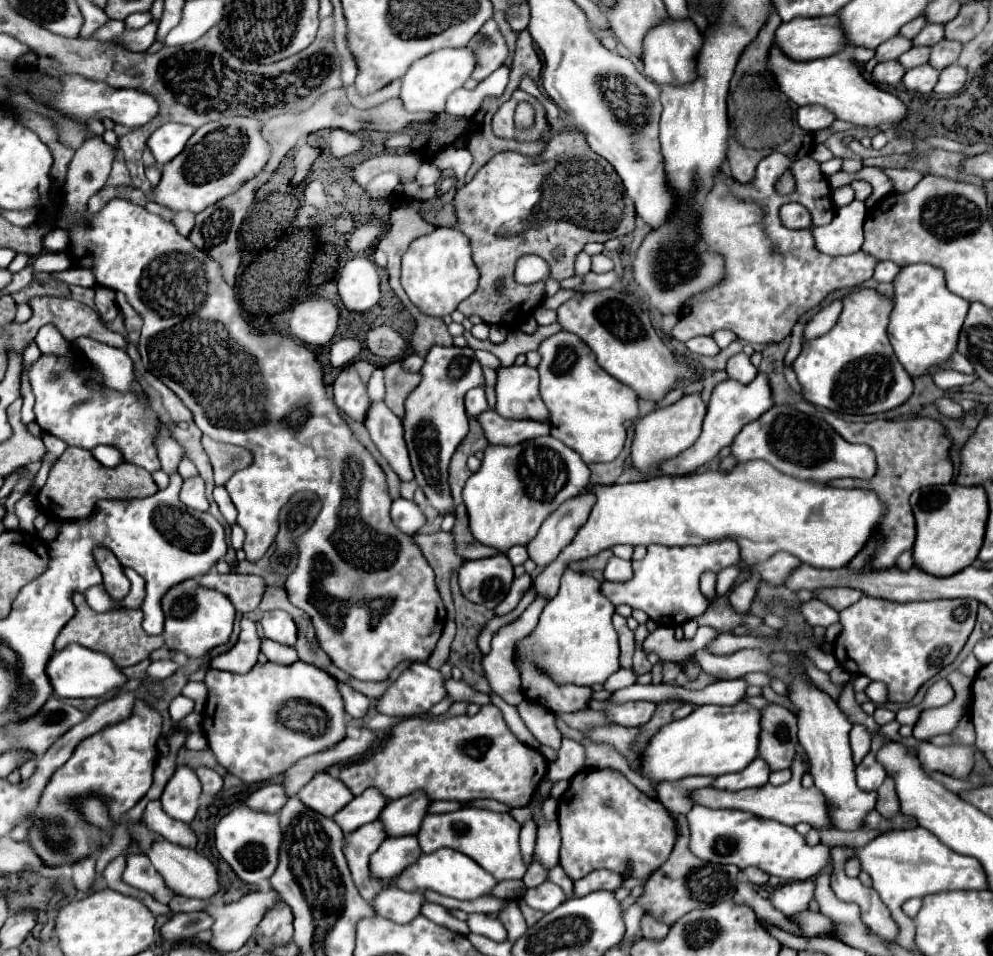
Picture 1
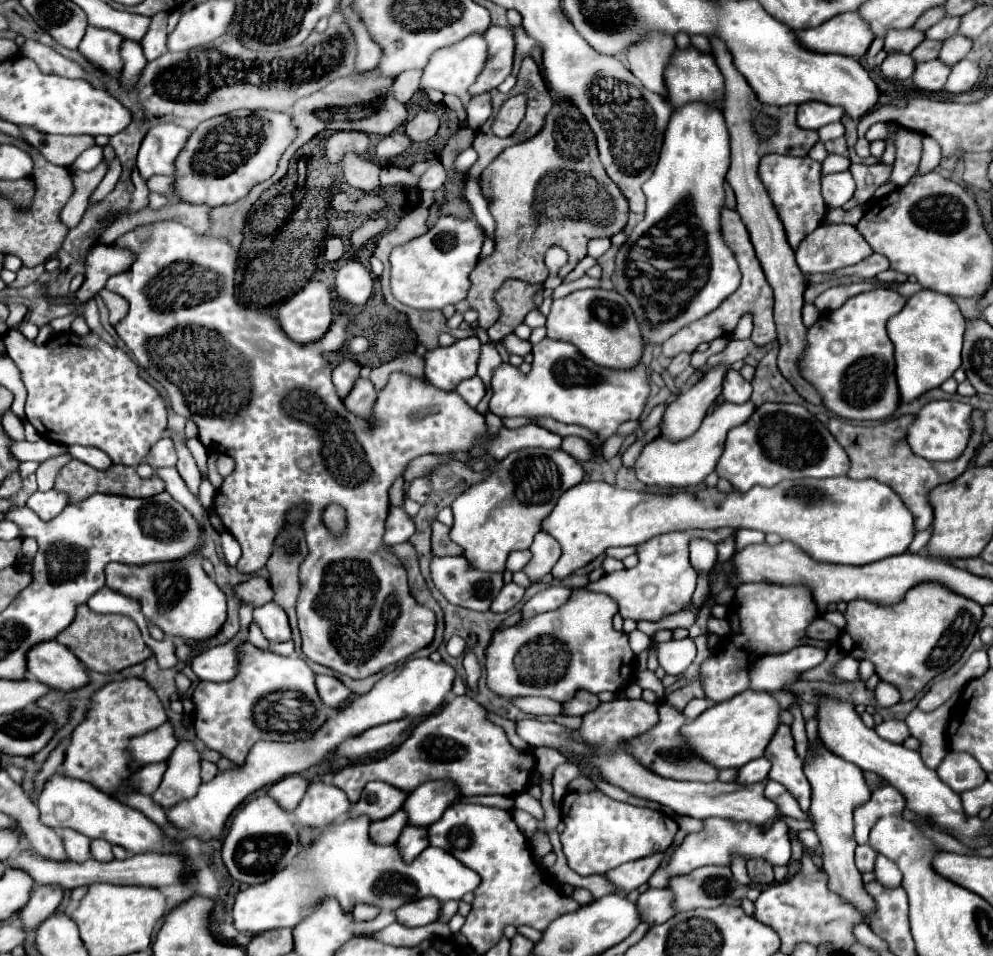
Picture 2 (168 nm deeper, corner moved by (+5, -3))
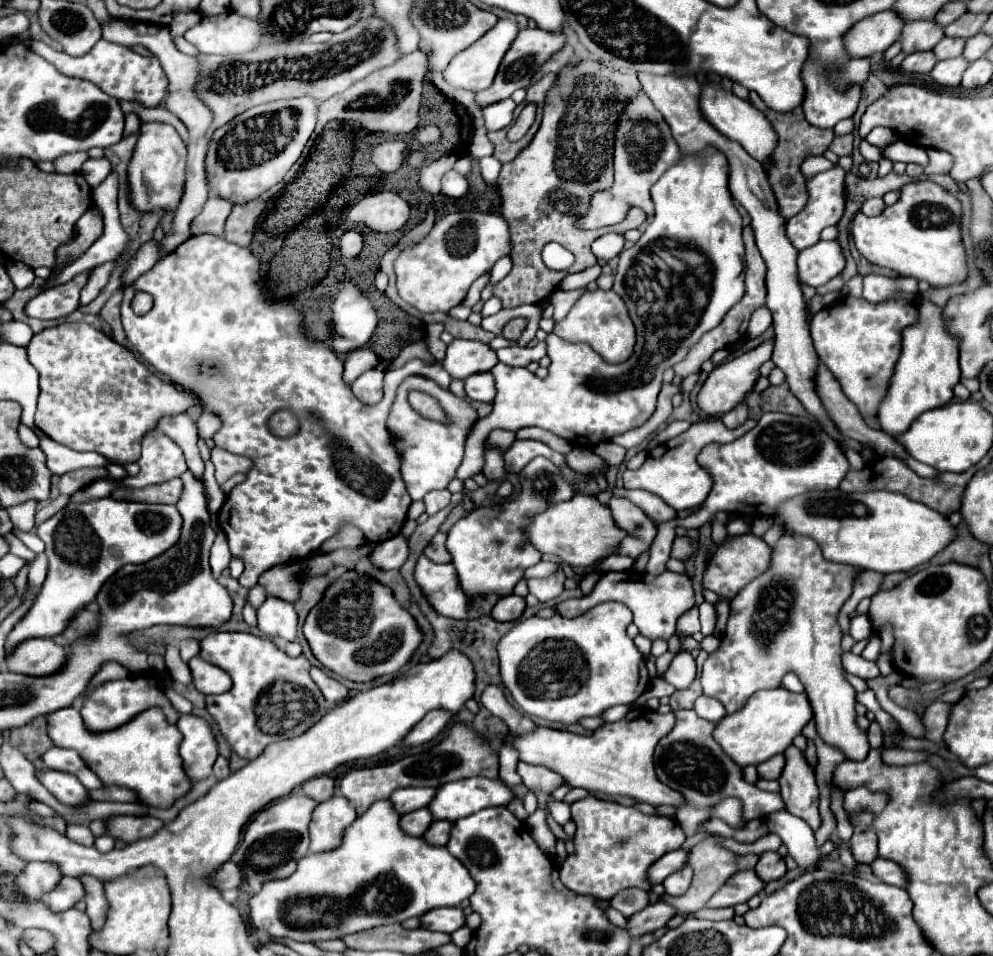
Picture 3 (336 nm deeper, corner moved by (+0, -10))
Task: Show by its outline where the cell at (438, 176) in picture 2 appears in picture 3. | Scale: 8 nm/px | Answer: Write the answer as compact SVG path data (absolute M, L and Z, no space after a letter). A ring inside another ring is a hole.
M449 171L441 179L441 193L447 197L463 197L467 193L467 179L457 171Z

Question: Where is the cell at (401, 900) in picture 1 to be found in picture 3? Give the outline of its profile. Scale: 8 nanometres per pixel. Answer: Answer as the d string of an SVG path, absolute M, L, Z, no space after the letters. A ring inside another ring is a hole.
M443 907L443 909L431 909L423 917L419 917L421 927L429 931L441 931L441 933L453 933L461 925L465 925L465 915L459 907Z

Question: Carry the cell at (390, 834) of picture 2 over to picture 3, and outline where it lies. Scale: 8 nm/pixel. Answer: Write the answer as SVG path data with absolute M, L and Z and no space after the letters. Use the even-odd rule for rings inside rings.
M427 807L425 809L417 809L417 811L411 811L411 813L407 813L407 815L403 815L401 817L401 821L399 821L399 825L401 825L401 829L407 833L407 835L411 835L411 837L421 837L423 833L425 833L425 829L431 825L431 813L427 811Z

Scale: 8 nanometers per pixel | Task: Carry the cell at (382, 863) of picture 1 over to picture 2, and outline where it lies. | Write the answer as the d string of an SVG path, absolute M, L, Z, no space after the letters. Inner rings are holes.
M406 826L396 842L396 846L400 848L404 860L414 860L424 848L430 846L428 842L428 828L414 828L414 826Z

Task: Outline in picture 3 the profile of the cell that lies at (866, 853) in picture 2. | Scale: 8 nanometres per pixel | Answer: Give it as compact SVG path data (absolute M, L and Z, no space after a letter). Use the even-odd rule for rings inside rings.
M877 857L875 861L869 863L869 867L879 881L889 883L889 885L897 885L897 887L905 887L905 873L897 863Z

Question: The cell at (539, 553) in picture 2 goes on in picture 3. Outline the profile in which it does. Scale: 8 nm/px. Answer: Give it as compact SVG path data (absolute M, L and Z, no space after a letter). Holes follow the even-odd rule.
M559 565L559 571L545 577L545 579L529 579L529 593L533 593L539 601L551 601L555 597L559 597L559 593L563 591L563 581L565 581L565 575L561 571L561 565Z

